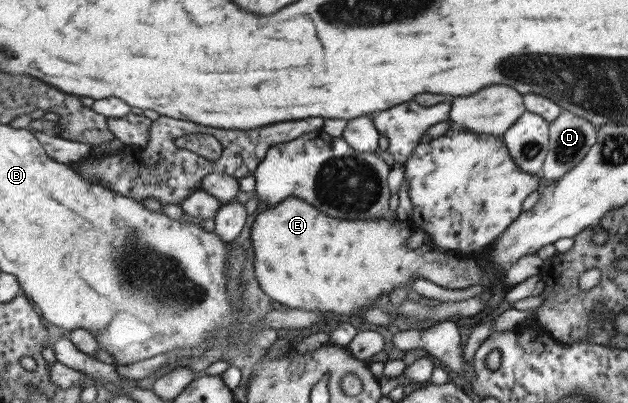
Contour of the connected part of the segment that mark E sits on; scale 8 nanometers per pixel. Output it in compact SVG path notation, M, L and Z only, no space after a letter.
M289 196L276 206L267 207L258 213L253 221L250 242L253 248L254 274L260 290L284 306L319 310L322 313L332 312L340 316L358 315L369 308L375 298L385 296L393 288L406 288L410 292L415 276L447 289L463 289L473 284L489 285L485 273L480 271L472 257L445 253L430 244L408 250L404 243L411 233L406 221L399 221L395 216L340 220L326 216L300 198Z

